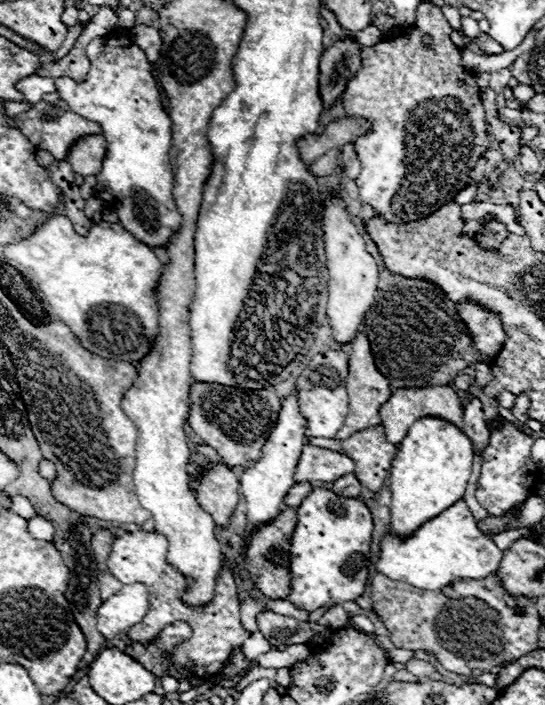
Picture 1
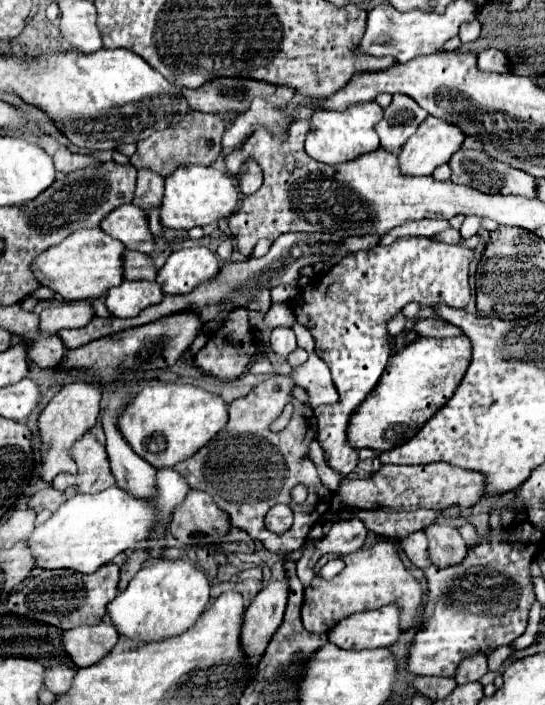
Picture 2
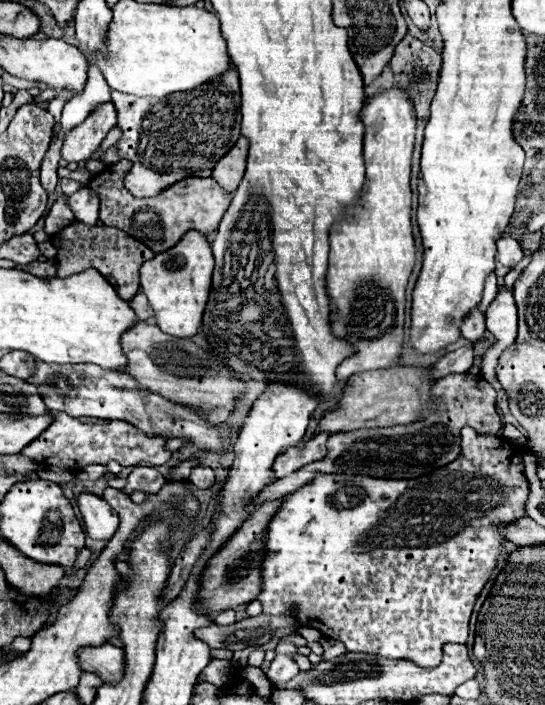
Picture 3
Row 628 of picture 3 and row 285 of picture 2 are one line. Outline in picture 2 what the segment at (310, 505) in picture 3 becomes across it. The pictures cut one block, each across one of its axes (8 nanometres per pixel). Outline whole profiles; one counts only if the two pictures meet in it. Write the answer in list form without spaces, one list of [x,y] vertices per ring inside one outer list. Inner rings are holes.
[[[400,238],[392,246],[376,246],[372,250],[360,250],[356,254],[344,256],[328,274],[324,274],[324,278],[316,280],[314,290],[302,290],[300,296],[290,302],[296,320],[310,328],[316,342],[316,354],[332,370],[332,380],[340,394],[340,400],[336,404],[318,406],[314,410],[314,416],[318,420],[316,440],[324,448],[328,466],[340,474],[340,480],[346,480],[348,474],[354,472],[358,464],[358,450],[354,450],[346,440],[350,414],[374,390],[390,358],[390,340],[386,330],[388,318],[398,314],[408,302],[418,302],[422,306],[434,306],[438,302],[446,302],[448,306],[464,308],[470,300],[468,266],[472,258],[474,250],[464,248],[462,244],[444,244],[444,242],[434,242],[432,238]]]

